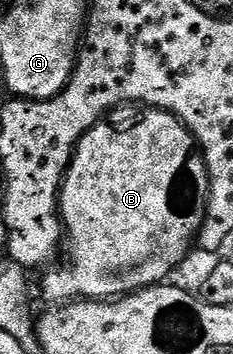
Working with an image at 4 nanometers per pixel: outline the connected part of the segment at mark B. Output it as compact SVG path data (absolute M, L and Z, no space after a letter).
M121 107L119 109L113 109L108 114L107 118L103 121L98 121L90 131L86 131L86 135L78 143L76 153L72 156L72 161L68 164L68 171L64 175L64 184L60 187L60 219L64 222L64 231L66 234L66 253L68 249L68 265L69 269L64 269L61 273L48 273L43 274L44 277L44 297L48 303L71 303L77 299L87 299L89 301L107 301L109 299L119 299L121 297L128 296L129 293L136 293L139 289L148 289L151 285L159 285L167 282L168 277L180 264L184 261L184 256L191 251L192 245L194 249L194 242L200 236L200 228L204 226L204 214L208 207L208 168L204 162L204 154L198 148L196 138L193 137L189 129L182 124L182 122L175 117L172 113L166 112L164 109L149 109L147 107Z

